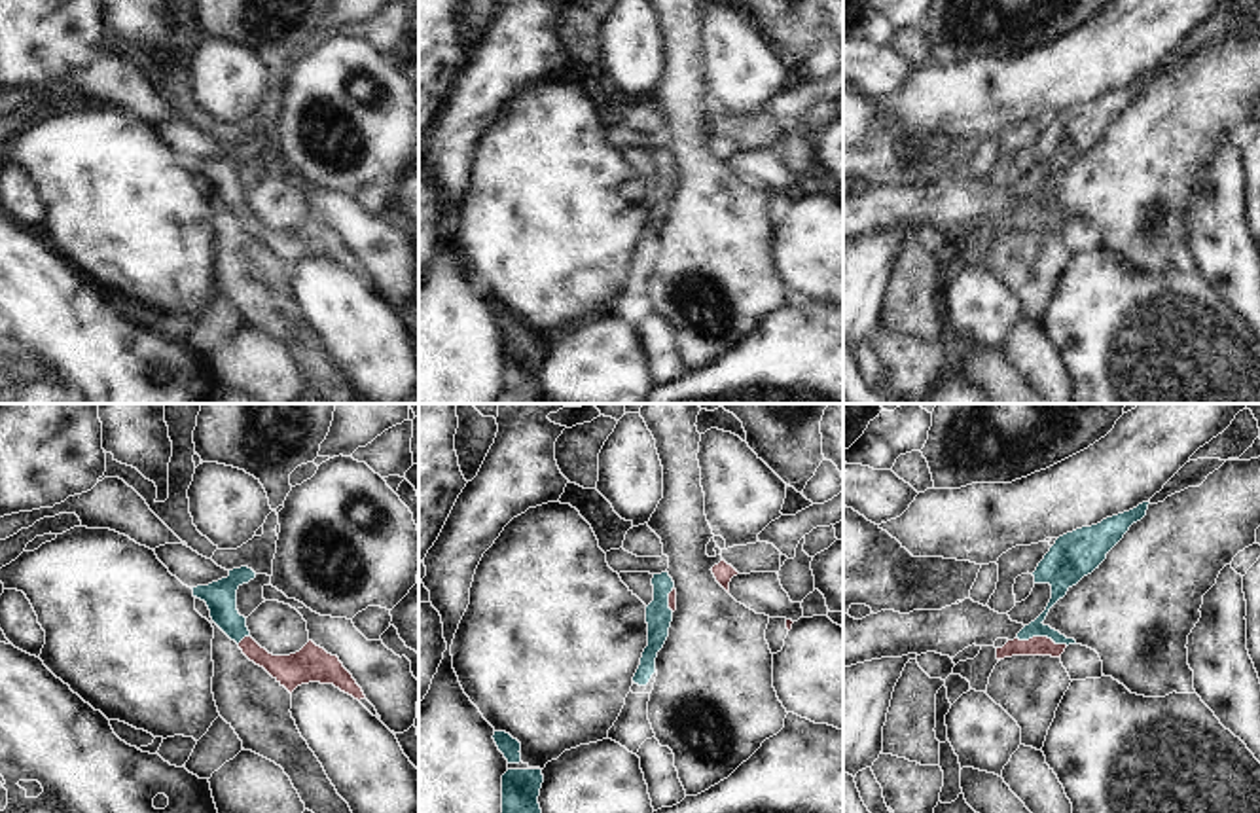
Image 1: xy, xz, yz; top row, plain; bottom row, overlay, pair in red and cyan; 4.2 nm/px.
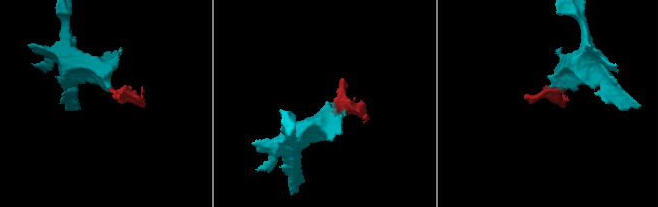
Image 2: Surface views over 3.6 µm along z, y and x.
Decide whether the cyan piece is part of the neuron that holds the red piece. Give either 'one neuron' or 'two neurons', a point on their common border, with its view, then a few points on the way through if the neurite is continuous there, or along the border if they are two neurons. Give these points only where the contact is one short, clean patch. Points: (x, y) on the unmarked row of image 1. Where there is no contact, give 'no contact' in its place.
one neuron | yz (1043, 213) | across yz (1037, 220), (1043, 213), (1039, 196), (1060, 158)

